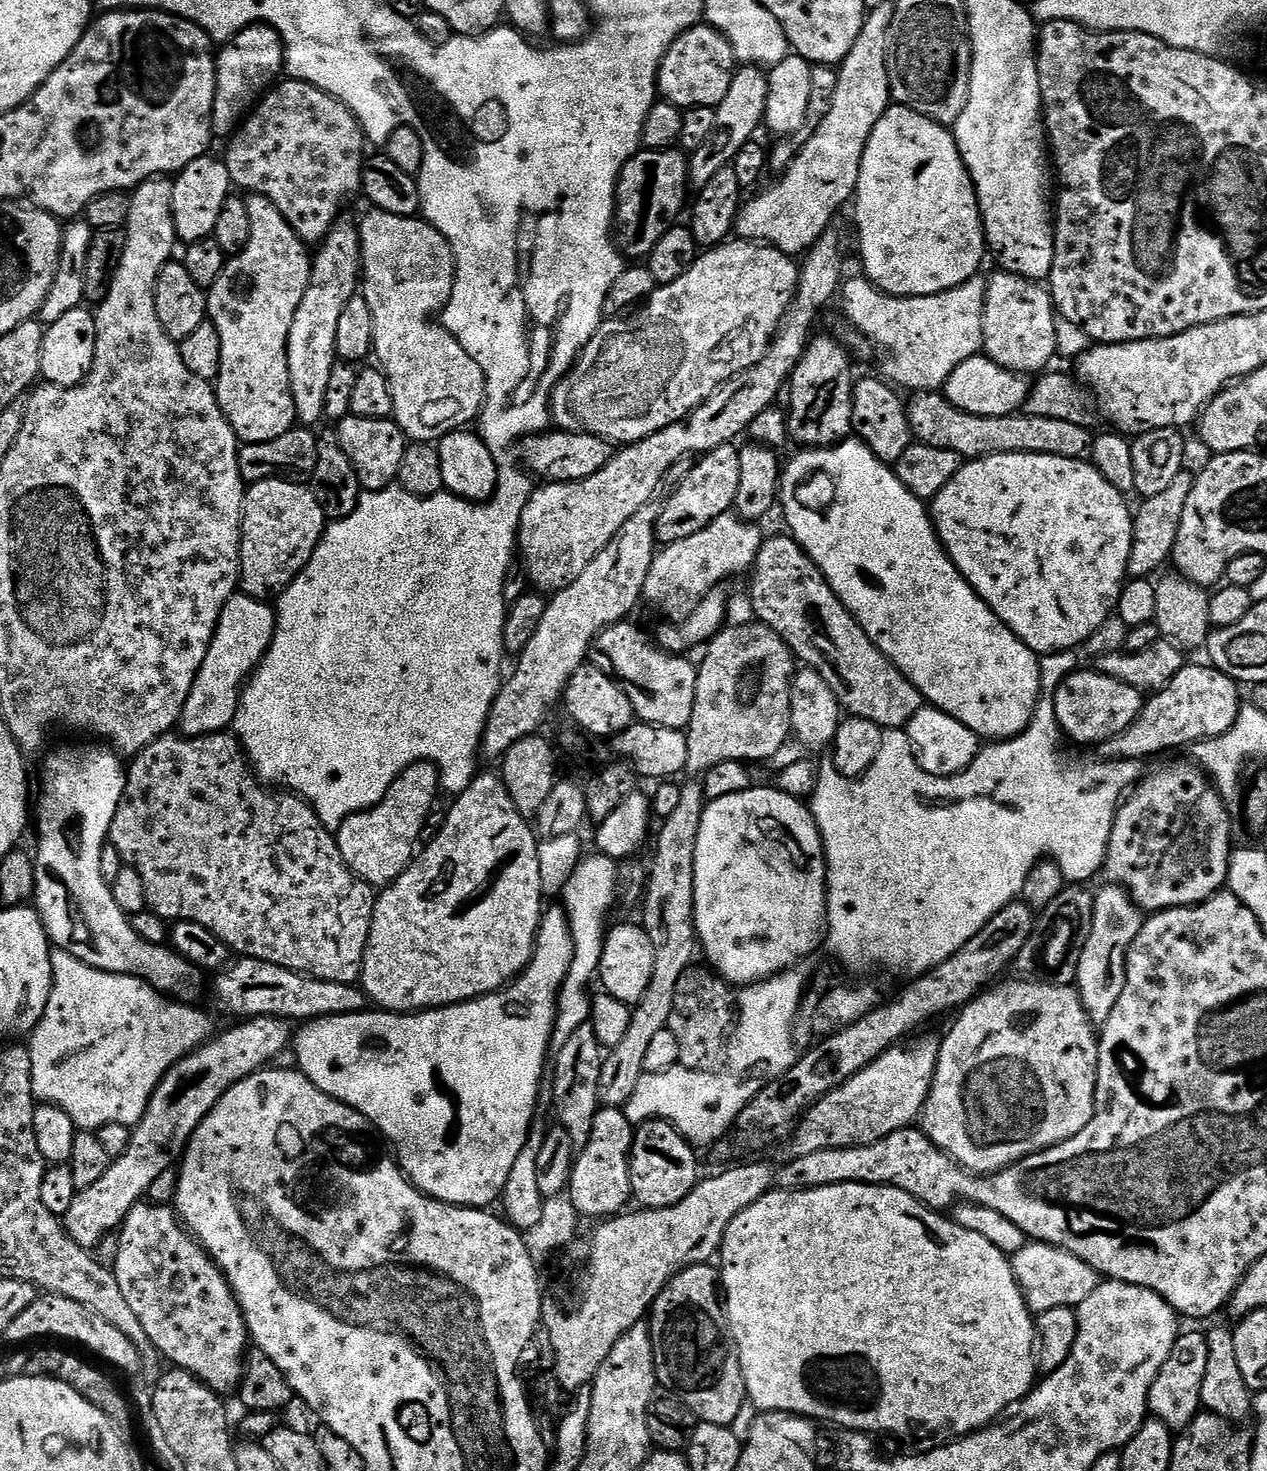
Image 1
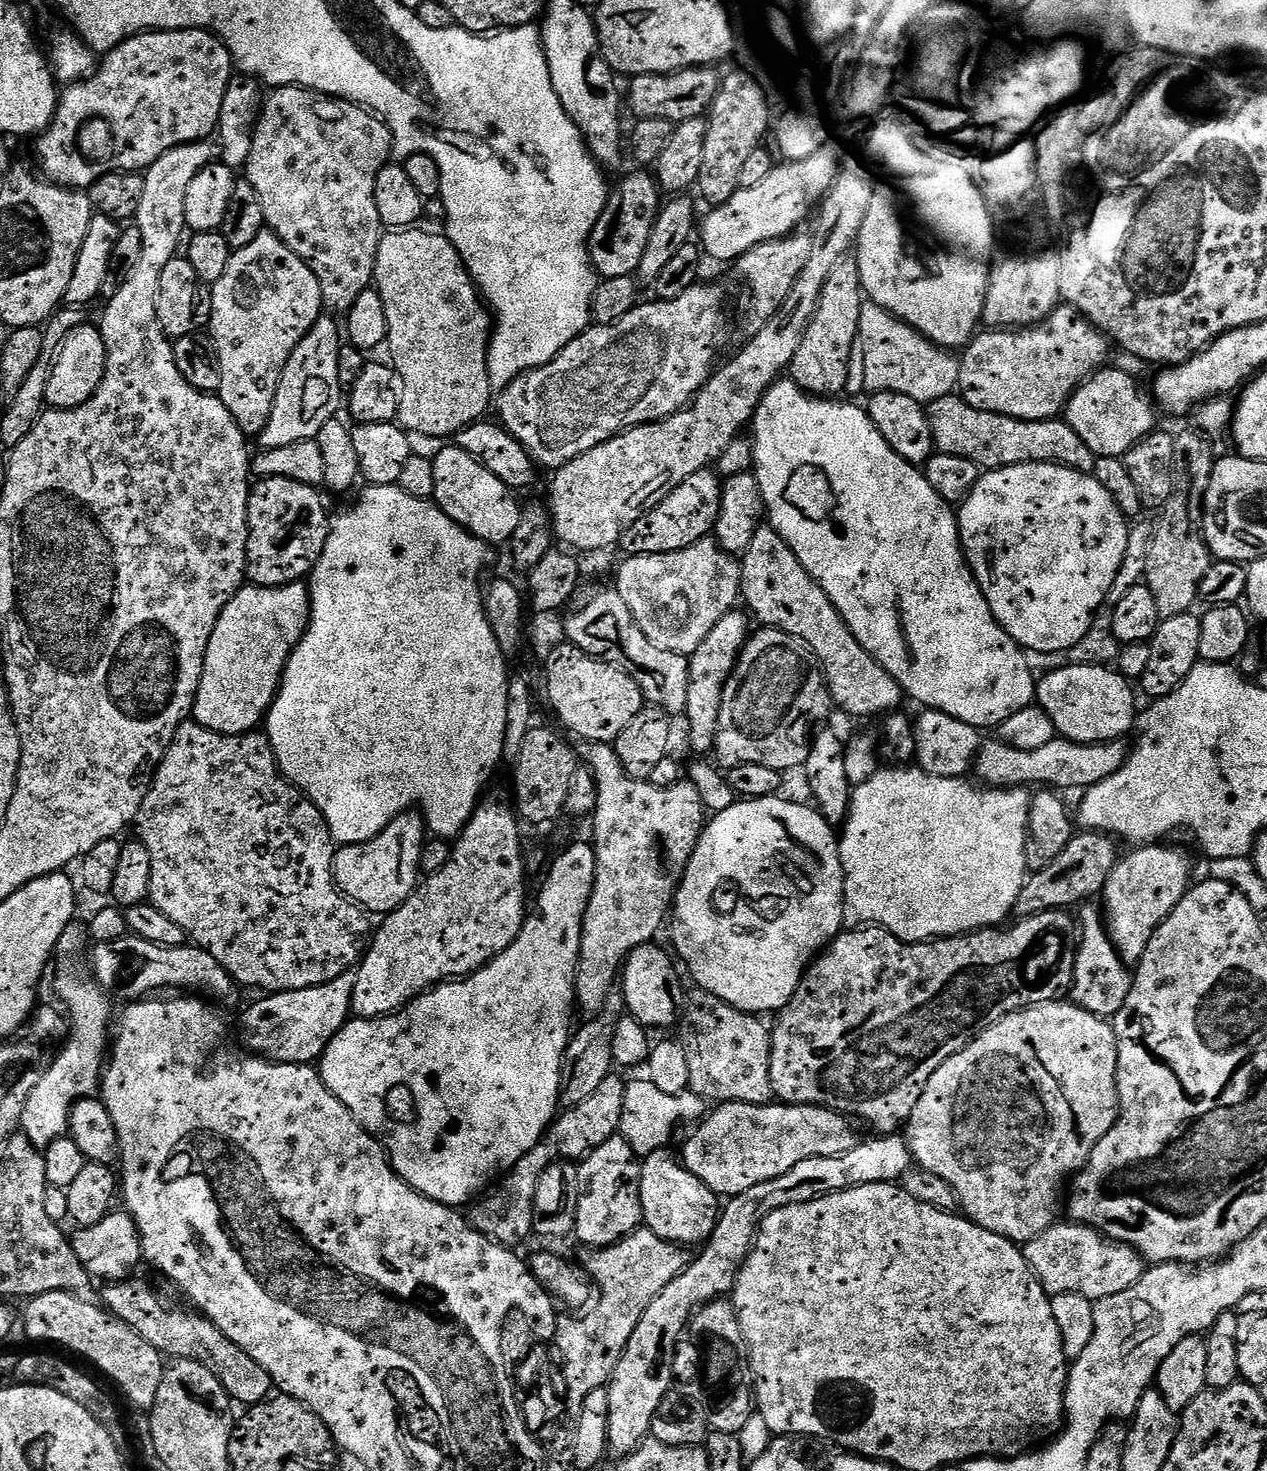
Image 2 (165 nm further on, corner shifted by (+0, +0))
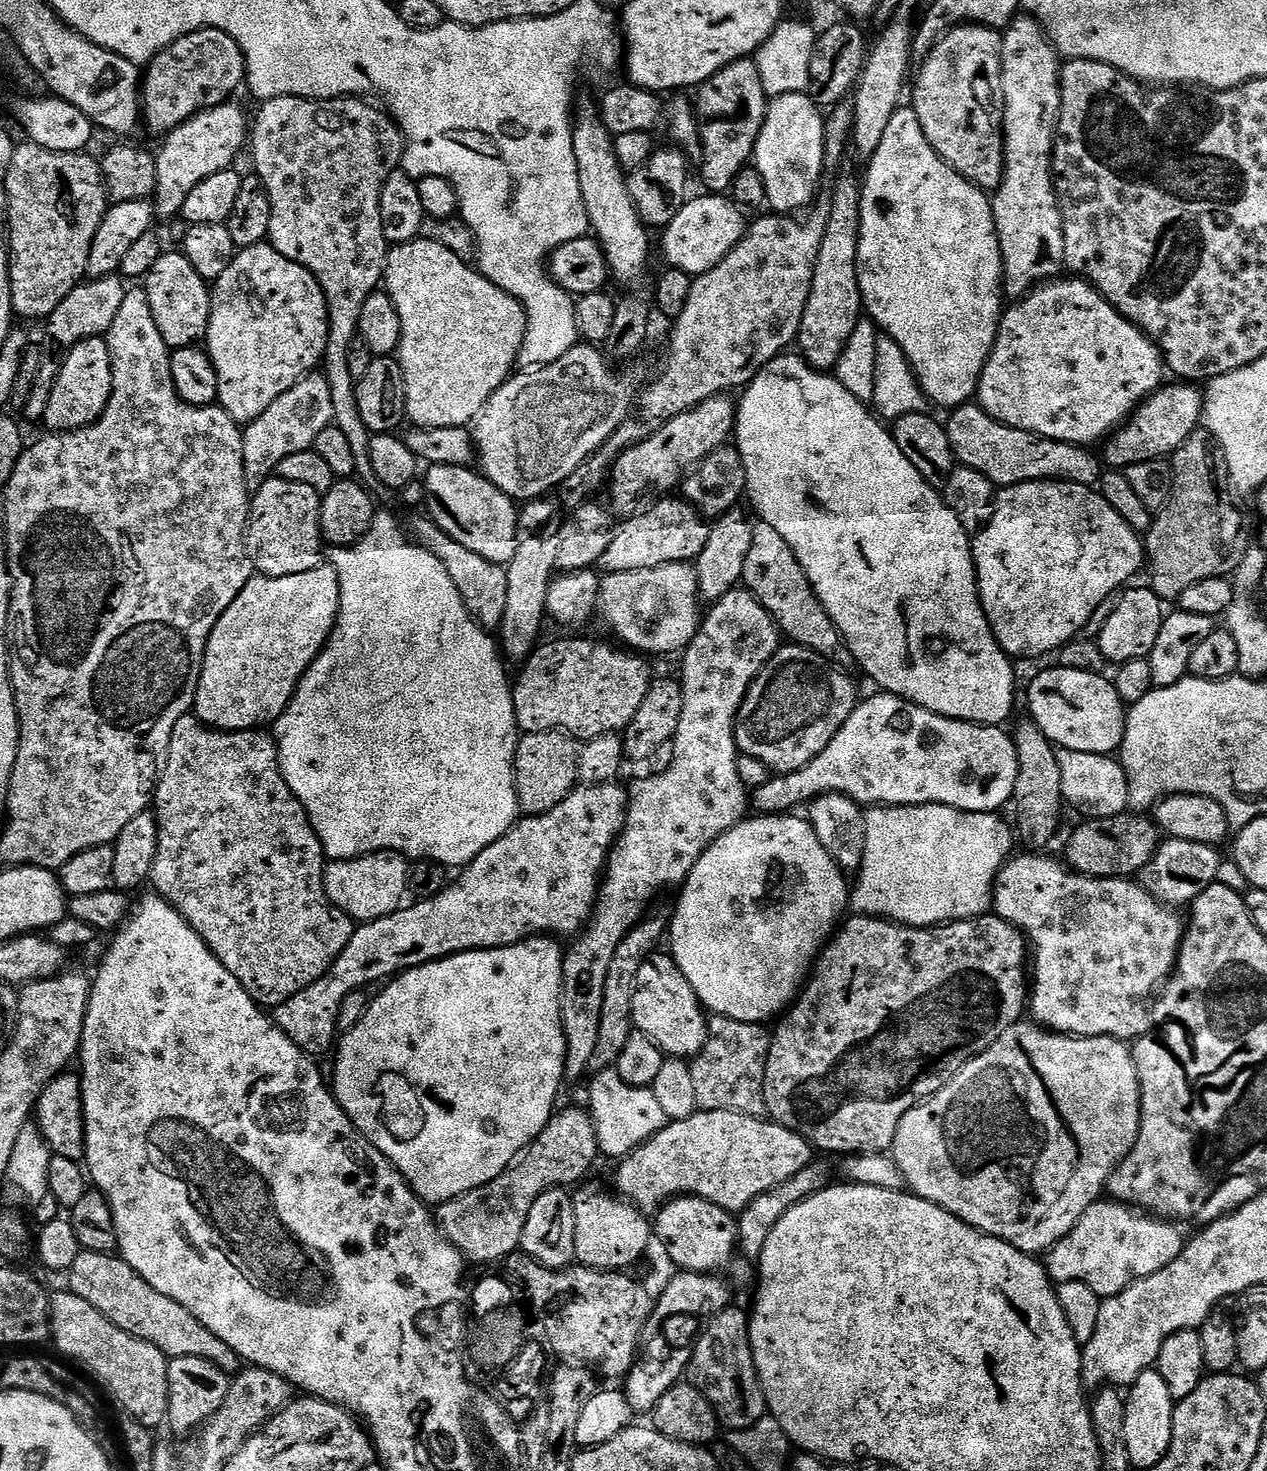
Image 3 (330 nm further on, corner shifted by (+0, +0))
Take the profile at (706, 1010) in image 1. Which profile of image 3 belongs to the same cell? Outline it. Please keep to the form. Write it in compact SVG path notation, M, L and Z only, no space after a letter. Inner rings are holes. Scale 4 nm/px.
M713 1015L709 1019L708 1042L690 1064L699 1111L730 1110L758 1117L767 1113L764 1075L772 1037L766 1029L764 1024L738 1022L725 1016Z

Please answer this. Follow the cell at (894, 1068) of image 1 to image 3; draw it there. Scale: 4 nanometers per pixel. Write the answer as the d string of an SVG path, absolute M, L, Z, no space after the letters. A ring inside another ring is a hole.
M698 1110L690 1118L665 1124L658 1135L650 1137L631 1156L623 1157L616 1172L615 1191L641 1210L659 1210L673 1198L701 1196L722 1206L727 1212L739 1214L751 1200L809 1167L813 1163L812 1155L814 1149L805 1136L799 1136L771 1118L748 1116L744 1112L730 1110Z

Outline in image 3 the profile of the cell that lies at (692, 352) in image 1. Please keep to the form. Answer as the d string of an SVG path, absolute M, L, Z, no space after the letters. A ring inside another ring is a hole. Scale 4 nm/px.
M578 342L566 354L562 354L558 362L520 370L524 372L517 371L509 376L486 402L486 406L478 410L470 425L472 443L478 449L478 464L480 460L479 467L485 478L516 502L535 500L551 493L548 492L551 488L559 489L570 474L582 466L586 457L600 450L632 408L632 380L628 376L620 380L619 374L611 366L599 347Z

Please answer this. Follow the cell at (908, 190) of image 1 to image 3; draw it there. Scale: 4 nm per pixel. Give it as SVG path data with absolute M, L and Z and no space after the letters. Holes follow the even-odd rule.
M911 106L900 107L894 114L894 118L890 118L890 123L886 126L886 134L882 134L882 143L878 145L878 150L872 155L871 160L867 161L866 168L868 168L868 173L863 173L862 187L860 189L860 237L858 238L858 262L856 263L858 266L858 286L860 287L862 298L864 299L863 311L867 313L876 328L879 329L887 339L893 340L902 350L902 354L906 354L908 365L912 367L912 373L916 376L916 382L923 392L928 395L929 401L931 401L935 407L937 404L938 407L945 408L945 410L959 408L960 405L969 403L969 401L975 397L976 388L980 384L980 375L986 366L988 355L992 353L992 347L994 346L996 335L1000 329L1000 317L1006 308L1004 295L1004 263L1002 262L1000 243L998 242L998 234L996 233L996 223L994 222L994 214L992 213L992 201L986 195L985 189L977 188L975 184L971 184L965 176L958 174L934 151L934 149L932 149L930 142L926 138L926 134L922 130L922 126L918 122L918 114L915 108Z

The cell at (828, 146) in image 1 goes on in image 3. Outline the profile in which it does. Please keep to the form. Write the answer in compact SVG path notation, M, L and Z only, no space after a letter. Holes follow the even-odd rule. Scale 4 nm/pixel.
M724 194L703 195L697 200L689 199L682 210L678 210L674 222L663 229L664 241L660 244L665 265L682 270L693 278L714 270L714 266L718 266L718 262L738 246L746 231L745 213L735 200Z

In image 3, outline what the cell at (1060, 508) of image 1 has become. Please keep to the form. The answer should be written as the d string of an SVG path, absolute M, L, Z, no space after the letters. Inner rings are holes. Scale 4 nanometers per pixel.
M1028 480L1025 484L1011 484L1009 488L1000 488L995 493L992 514L988 517L987 524L971 537L971 541L972 561L976 567L976 585L980 591L984 613L1001 650L1012 658L1044 656L1047 652L1059 653L1064 645L1075 641L1083 633L1094 610L1098 610L1098 606L1101 606L1106 598L1117 595L1125 585L1132 582L1127 580L1134 579L1146 564L1146 544L1141 533L1135 532L1124 521L1122 514L1118 514L1118 510L1114 510L1114 506L1110 506L1110 502L1106 502L1106 498L1101 496L1099 491L1083 484L1070 484L1058 480Z

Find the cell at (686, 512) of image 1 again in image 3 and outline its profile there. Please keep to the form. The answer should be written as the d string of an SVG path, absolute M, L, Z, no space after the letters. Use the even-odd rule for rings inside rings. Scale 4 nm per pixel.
M672 498L657 499L643 510L621 519L624 520L621 524L619 521L615 525L612 535L608 538L606 550L600 555L598 561L599 567L604 567L605 573L646 570L650 566L684 562L693 555L694 545L701 535L702 517L687 500L668 499ZM696 535L698 535L697 540ZM692 543L694 543L693 548Z

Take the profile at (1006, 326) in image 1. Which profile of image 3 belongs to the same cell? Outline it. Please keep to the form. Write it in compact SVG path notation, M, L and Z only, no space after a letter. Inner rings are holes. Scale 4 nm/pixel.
M1020 14L1003 29L1000 41L1002 62L1002 94L1004 95L1004 177L991 197L992 213L1004 263L1004 295L1023 298L1033 288L1059 277L1065 271L1064 232L1060 199L1056 197L1056 182L1052 174L1052 151L1056 145L1056 127L1060 121L1061 57L1040 24L1027 14Z

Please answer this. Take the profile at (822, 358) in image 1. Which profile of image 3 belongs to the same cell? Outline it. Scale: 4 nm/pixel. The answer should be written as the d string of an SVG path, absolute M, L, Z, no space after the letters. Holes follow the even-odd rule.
M847 170L835 177L836 188L831 189L830 220L826 222L826 234L822 234L822 246L818 246L818 258L814 262L814 278L810 286L810 298L802 314L798 337L799 355L811 368L835 369L844 344L850 340L854 328L862 320L864 299L858 286L858 238L860 237L860 189L862 180Z

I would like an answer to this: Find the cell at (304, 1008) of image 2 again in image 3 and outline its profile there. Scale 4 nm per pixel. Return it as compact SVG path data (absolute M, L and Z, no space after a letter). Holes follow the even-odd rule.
M613 782L577 787L562 803L554 806L554 810L544 816L521 819L505 836L498 838L498 842L486 846L486 850L471 860L459 873L458 879L449 884L442 894L417 899L413 908L401 906L386 918L361 923L328 975L275 1008L276 1025L303 1052L313 1058L320 1058L323 1052L331 1053L337 1043L342 1002L346 1002L352 992L367 989L367 984L376 984L384 979L387 981L410 968L429 964L432 960L443 960L445 956L458 952L508 948L541 934L551 934L556 938L575 937L591 921L592 913L596 911L596 901L600 898L602 877L610 853L628 822L630 792L627 787L619 788L618 785Z

